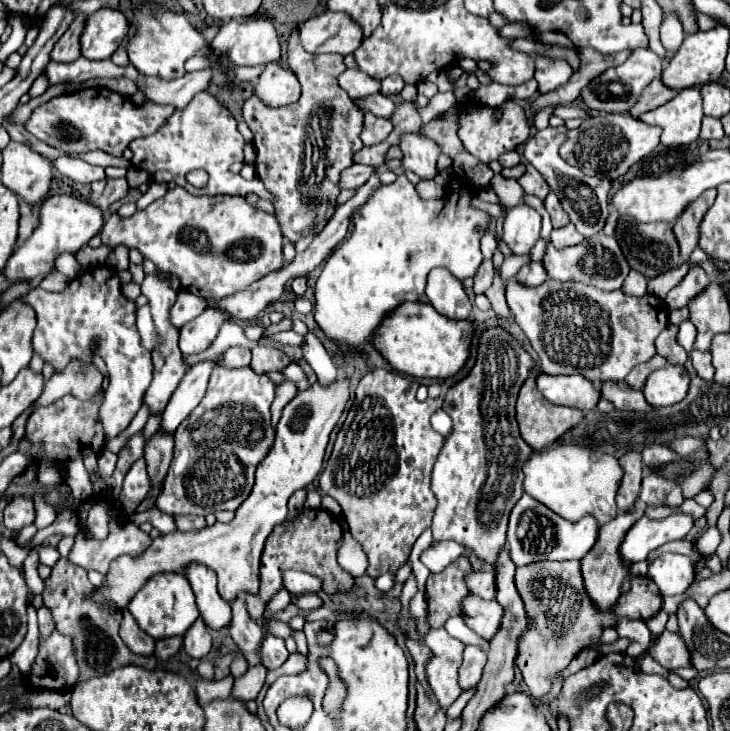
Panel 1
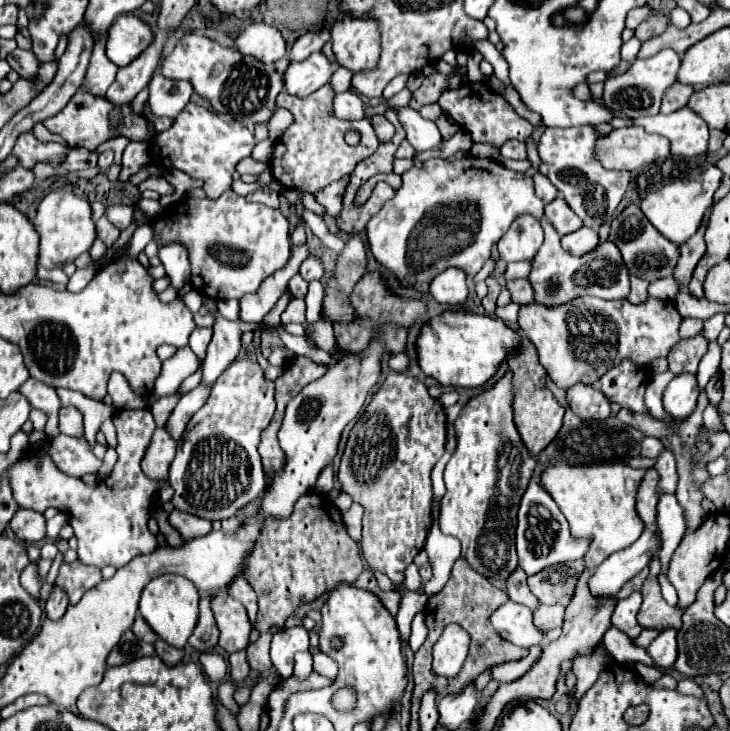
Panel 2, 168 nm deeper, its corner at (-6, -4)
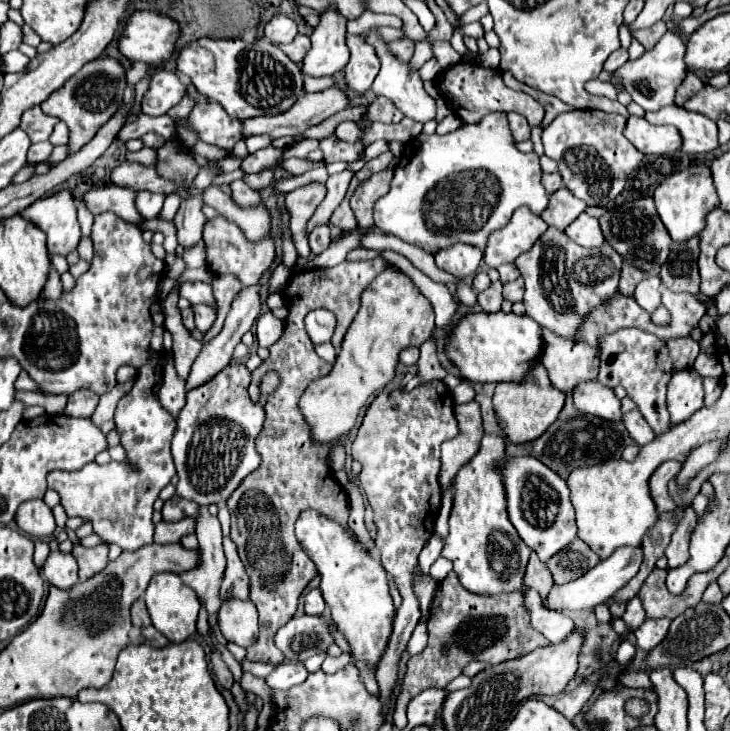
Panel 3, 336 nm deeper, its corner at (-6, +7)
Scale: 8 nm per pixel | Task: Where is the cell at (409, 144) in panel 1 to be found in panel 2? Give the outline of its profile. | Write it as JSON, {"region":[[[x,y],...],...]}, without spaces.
{"region":[[[399,107],[399,121],[407,133],[407,141],[415,151],[425,151],[425,149],[437,149],[443,143],[441,133],[437,131],[433,121],[423,119],[417,111],[411,107]]]}

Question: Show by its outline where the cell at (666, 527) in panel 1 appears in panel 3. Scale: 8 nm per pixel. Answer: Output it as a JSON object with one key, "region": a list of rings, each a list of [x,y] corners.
{"region":[[[619,548],[611,560],[601,560],[591,572],[583,574],[579,580],[553,586],[549,596],[543,600],[543,606],[549,610],[593,610],[597,604],[603,604],[613,598],[615,592],[619,592],[637,572],[643,560],[641,548]]]}

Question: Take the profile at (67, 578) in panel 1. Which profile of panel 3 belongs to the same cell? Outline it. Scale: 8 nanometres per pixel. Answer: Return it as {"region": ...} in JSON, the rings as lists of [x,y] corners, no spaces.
{"region":[[[81,544],[73,546],[73,556],[79,562],[79,580],[87,580],[93,572],[101,572],[107,566],[109,546],[99,544],[95,548],[85,548]]]}

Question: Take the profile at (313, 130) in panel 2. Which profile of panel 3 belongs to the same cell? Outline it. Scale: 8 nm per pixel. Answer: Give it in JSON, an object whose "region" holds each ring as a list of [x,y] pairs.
{"region":[[[329,136],[329,138],[321,140],[321,150],[325,152],[325,160],[327,160],[327,164],[331,164],[331,162],[339,162],[339,160],[355,162],[357,156],[363,152],[363,146],[361,146],[359,142],[349,144],[349,142],[339,140],[337,136]]]}

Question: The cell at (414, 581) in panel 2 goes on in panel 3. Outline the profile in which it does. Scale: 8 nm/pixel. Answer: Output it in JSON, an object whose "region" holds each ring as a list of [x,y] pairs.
{"region":[[[433,534],[433,536],[431,536],[431,540],[425,544],[425,548],[423,548],[423,550],[421,550],[421,554],[419,554],[419,564],[421,564],[423,572],[429,572],[431,564],[441,556],[443,546],[445,546],[445,538],[441,538],[441,536]]]}

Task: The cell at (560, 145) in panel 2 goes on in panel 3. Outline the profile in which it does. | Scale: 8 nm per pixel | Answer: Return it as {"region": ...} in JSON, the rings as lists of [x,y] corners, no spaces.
{"region":[[[573,110],[559,114],[543,130],[545,154],[559,164],[565,186],[589,206],[607,206],[635,170],[635,146],[623,136],[627,118],[601,110]]]}

